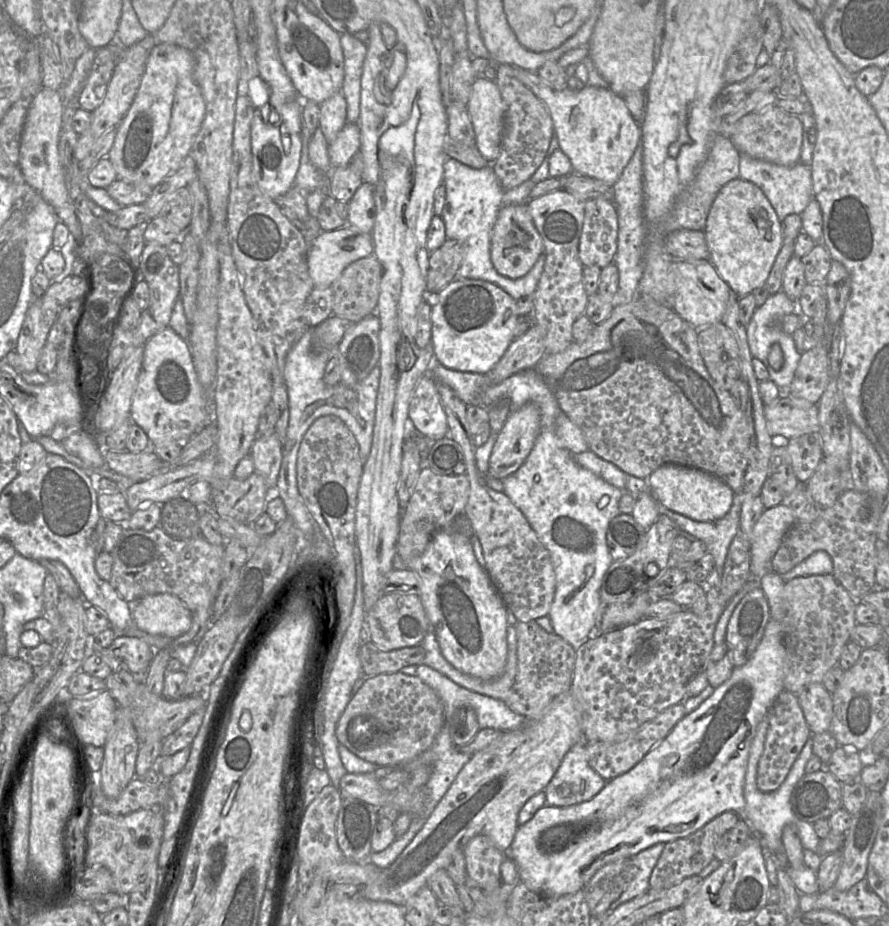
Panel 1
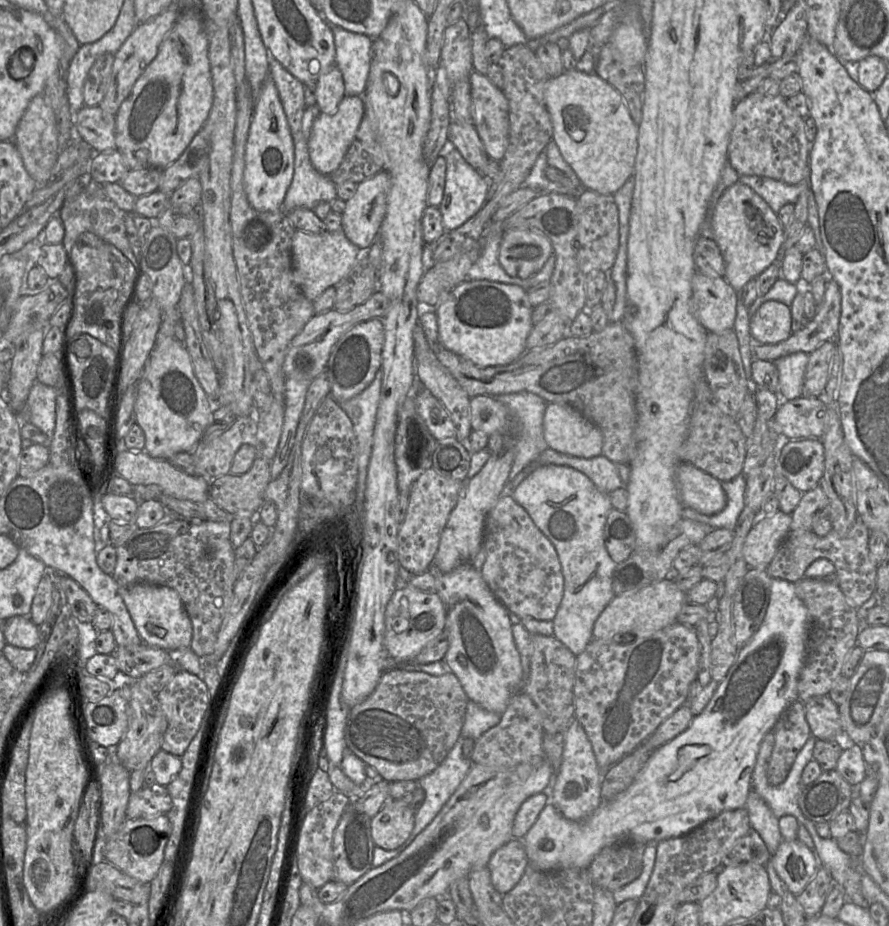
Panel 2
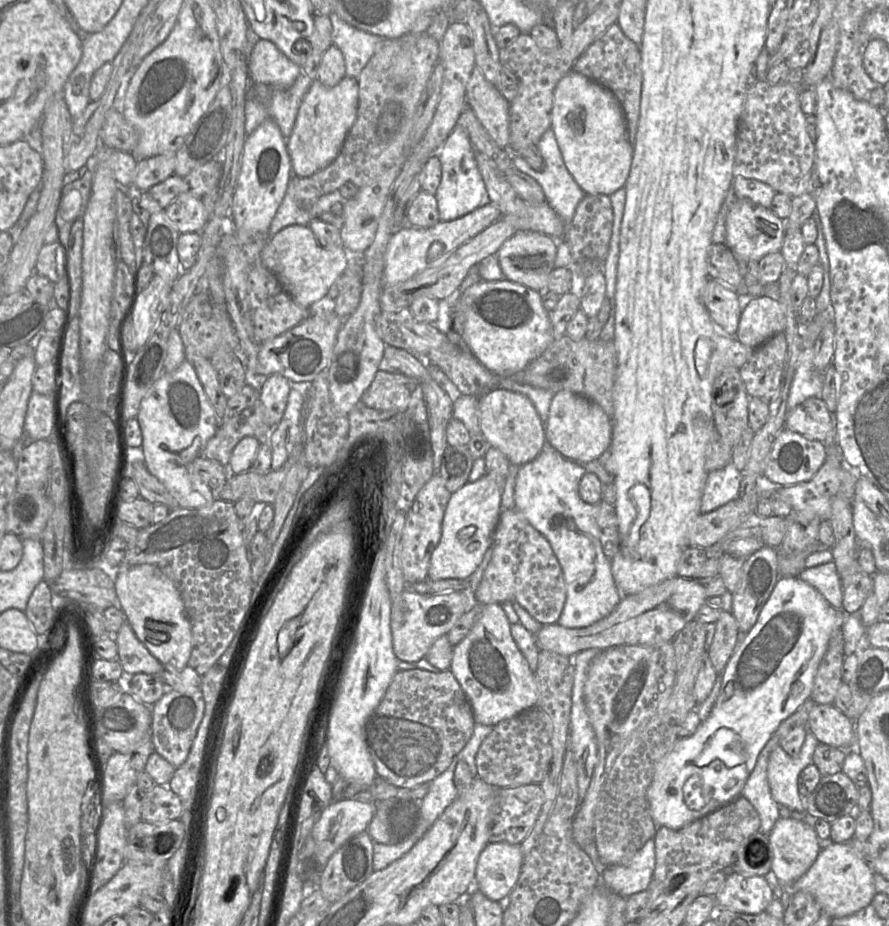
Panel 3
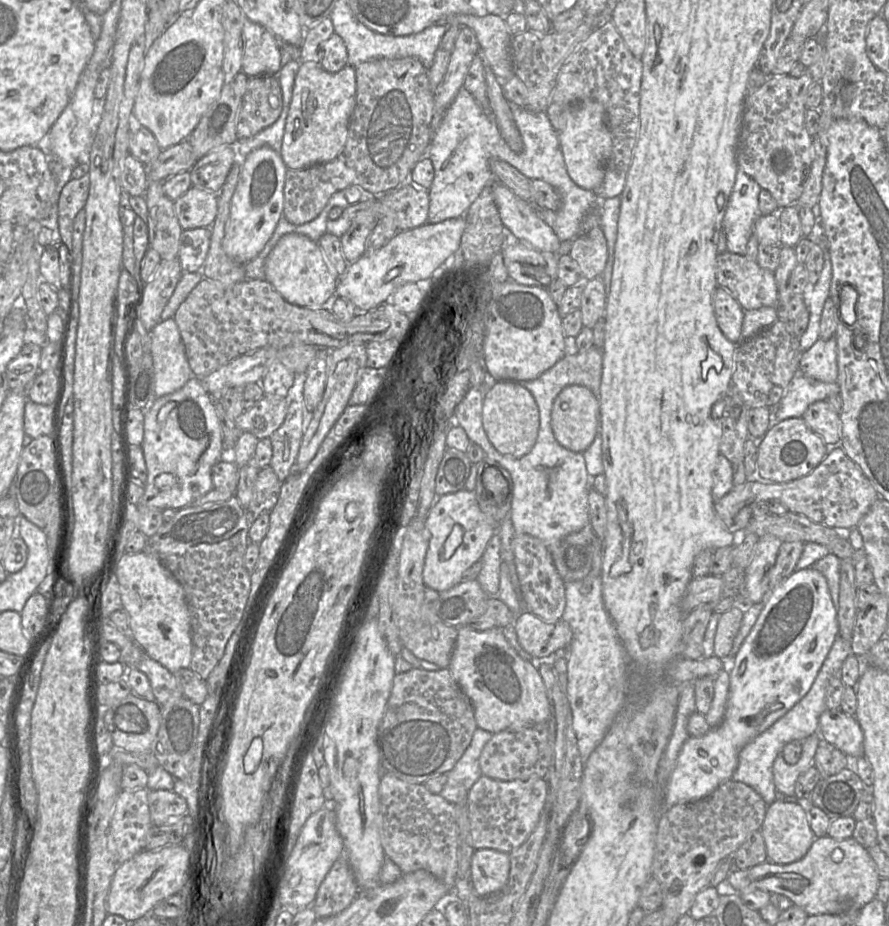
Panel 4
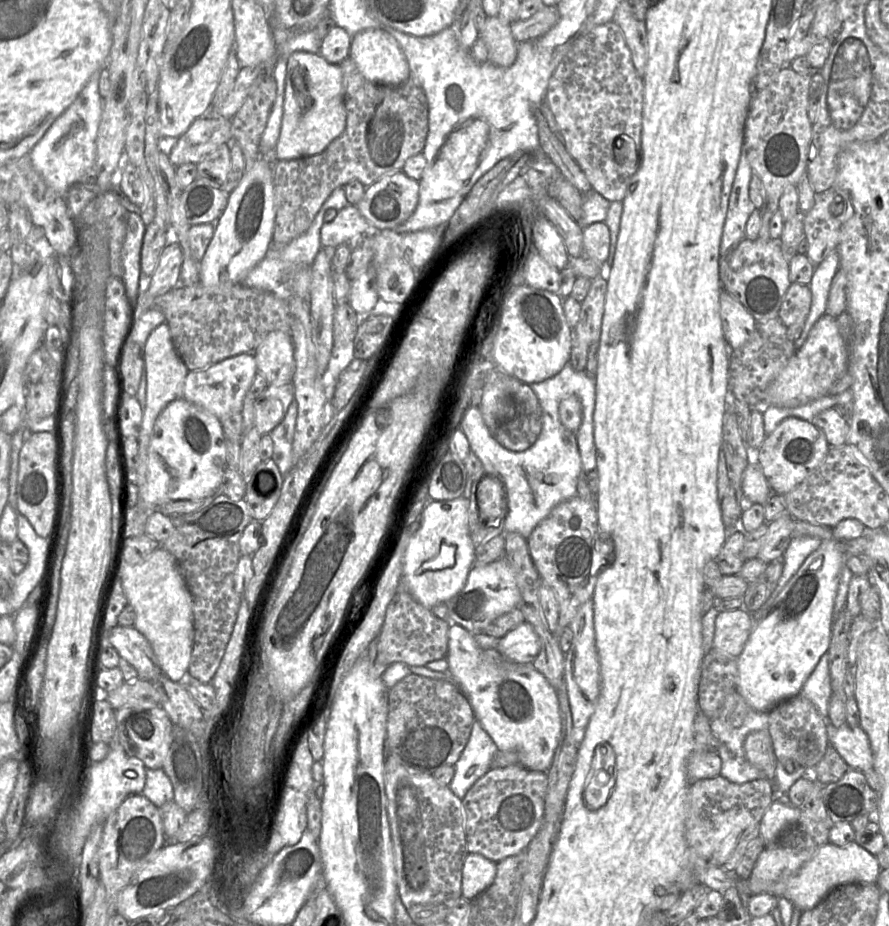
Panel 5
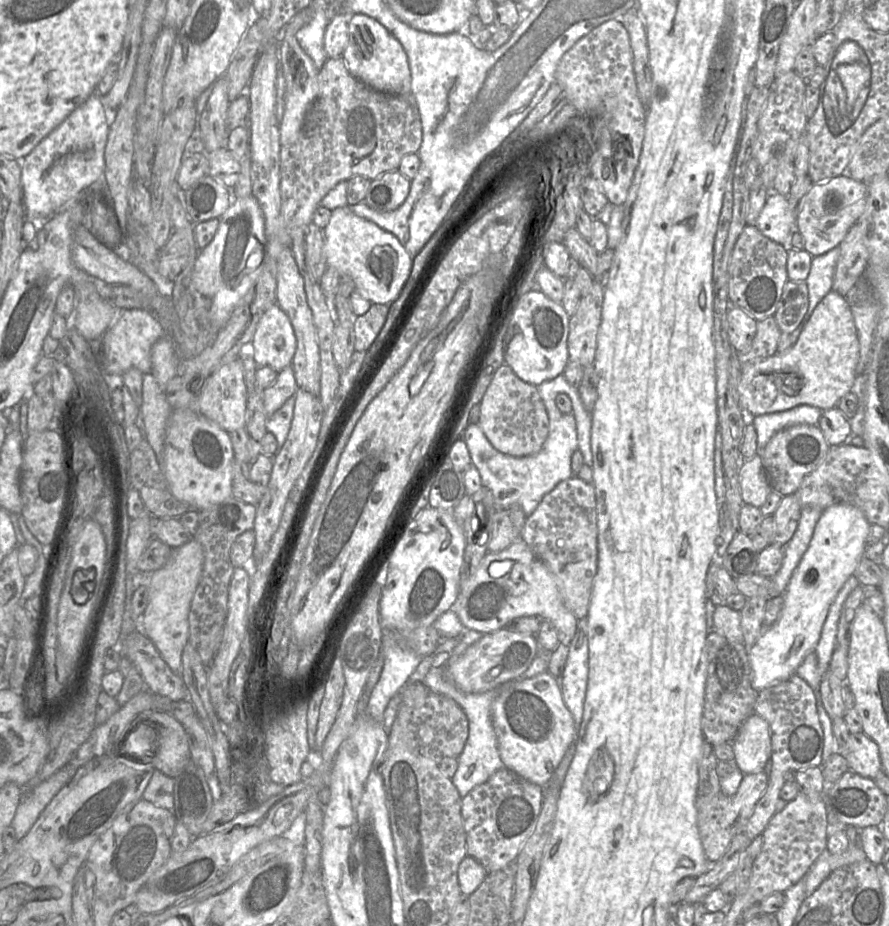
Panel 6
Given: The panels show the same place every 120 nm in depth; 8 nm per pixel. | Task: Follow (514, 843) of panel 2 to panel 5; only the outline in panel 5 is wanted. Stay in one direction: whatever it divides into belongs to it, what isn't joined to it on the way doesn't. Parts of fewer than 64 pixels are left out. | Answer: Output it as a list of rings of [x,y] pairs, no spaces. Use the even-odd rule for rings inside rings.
[[[468,852],[462,869],[462,897],[471,901],[480,895],[494,882],[496,872],[496,862]]]

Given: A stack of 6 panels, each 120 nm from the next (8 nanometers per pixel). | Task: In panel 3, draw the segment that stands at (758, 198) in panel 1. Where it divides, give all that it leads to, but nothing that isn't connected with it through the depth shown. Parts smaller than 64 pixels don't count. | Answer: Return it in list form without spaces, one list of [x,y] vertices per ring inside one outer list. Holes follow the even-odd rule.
[[[737,200],[727,214],[725,227],[725,245],[740,262],[759,261],[764,256],[781,250],[785,221],[769,208],[756,205],[748,200]]]

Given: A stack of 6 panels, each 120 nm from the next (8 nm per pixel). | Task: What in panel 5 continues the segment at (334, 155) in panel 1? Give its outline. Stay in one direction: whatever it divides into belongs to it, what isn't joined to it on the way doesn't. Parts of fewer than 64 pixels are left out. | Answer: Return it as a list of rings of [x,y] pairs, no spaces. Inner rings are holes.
[[[297,51],[286,58],[285,96],[281,130],[275,147],[275,158],[269,160],[292,160],[322,153],[346,128],[347,113],[344,104],[343,75],[339,65],[328,63],[320,54]]]

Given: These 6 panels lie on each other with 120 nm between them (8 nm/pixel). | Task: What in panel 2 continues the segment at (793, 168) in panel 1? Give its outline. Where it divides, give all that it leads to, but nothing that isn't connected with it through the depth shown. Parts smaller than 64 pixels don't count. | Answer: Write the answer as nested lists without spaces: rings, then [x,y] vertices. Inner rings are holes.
[[[739,175],[739,181],[761,196],[776,214],[785,204],[794,205],[801,191],[809,186],[807,182],[790,185],[769,177],[756,175]]]

